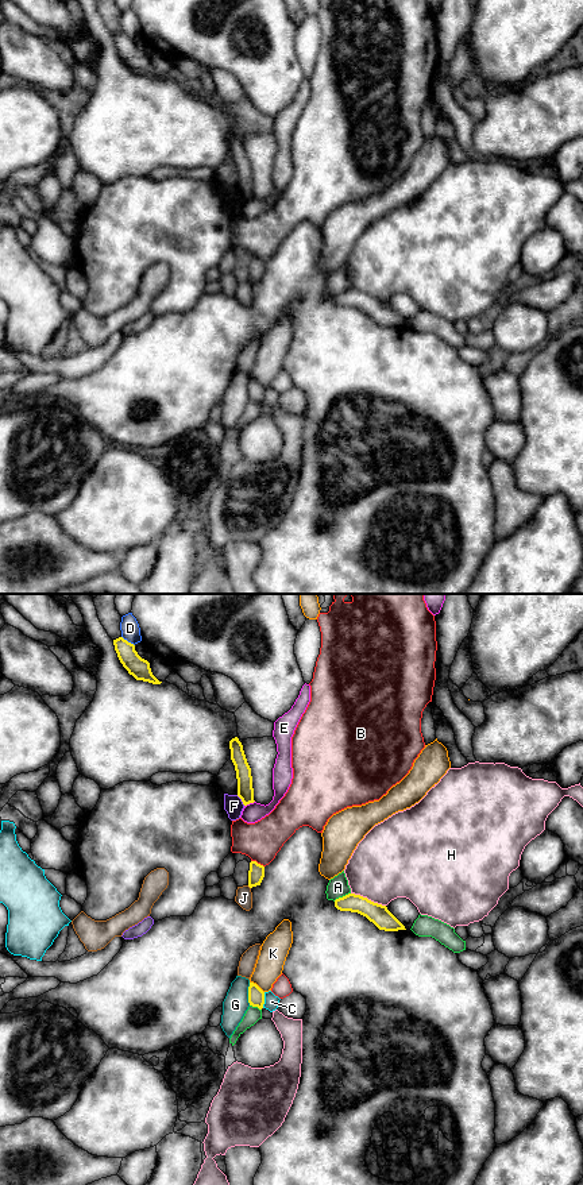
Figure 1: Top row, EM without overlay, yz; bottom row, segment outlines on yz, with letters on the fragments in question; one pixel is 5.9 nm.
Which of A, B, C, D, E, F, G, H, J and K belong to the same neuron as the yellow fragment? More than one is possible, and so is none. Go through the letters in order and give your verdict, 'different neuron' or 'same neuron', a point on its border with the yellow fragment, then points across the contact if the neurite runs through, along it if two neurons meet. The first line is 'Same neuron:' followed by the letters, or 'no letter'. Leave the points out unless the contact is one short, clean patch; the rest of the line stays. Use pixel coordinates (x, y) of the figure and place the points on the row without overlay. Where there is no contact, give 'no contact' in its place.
Same neuron: no letter
A: different neuron; meets yellow in yz at (343, 292)
B: different neuron; meets yellow in yz at (257, 258)
C: different neuron; meets yellow in yz at (263, 396); border along yz (265, 388), (262, 402)
D: different neuron; meets yellow in yz at (127, 37); border along yz (122, 31), (134, 41)
E: different neuron; meets yellow in yz at (248, 199); border along yz (254, 196), (244, 201)
F: different neuron; meets yellow in yz at (242, 196); border along yz (236, 190), (244, 200)
G: different neuron; meets yellow in yz at (248, 389)
H: different neuron; meets yellow in yz at (367, 294)
J: different neuron; no contact
K: different neuron; meets yellow in yz at (257, 381)

